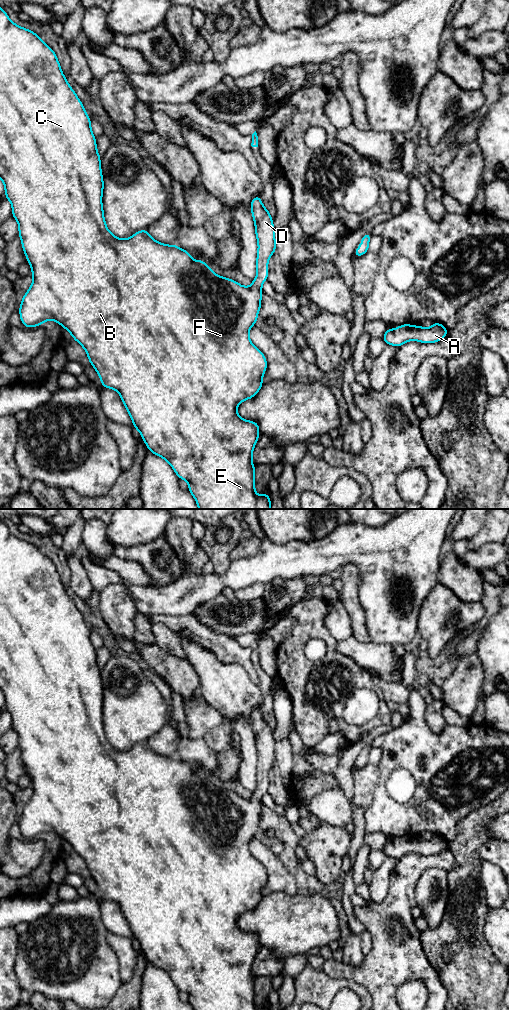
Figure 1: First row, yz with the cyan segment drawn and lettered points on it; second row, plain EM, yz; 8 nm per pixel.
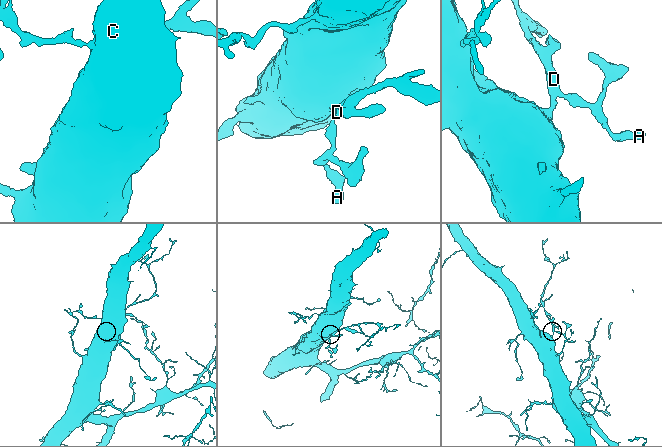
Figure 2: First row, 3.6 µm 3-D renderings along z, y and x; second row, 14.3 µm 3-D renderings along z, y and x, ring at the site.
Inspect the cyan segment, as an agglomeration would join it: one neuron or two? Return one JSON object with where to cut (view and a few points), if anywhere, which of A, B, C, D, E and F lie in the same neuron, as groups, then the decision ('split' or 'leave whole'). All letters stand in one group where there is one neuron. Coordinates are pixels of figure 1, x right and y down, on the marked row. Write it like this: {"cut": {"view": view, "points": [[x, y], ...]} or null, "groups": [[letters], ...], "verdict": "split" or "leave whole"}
{"cut": null, "groups": [["A", "B", "C", "D", "E", "F"]], "verdict": "leave whole"}

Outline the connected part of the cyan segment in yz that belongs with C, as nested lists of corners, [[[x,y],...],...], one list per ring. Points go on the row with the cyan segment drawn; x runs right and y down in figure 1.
[[[0,7],[0,178],[4,183],[5,197],[12,204],[12,217],[18,222],[18,236],[22,241],[27,262],[32,268],[33,277],[33,283],[20,304],[19,314],[23,325],[31,328],[40,326],[46,320],[54,320],[70,332],[72,338],[85,349],[90,364],[101,379],[101,385],[120,394],[134,429],[140,432],[147,448],[153,454],[164,458],[179,479],[188,482],[188,490],[199,509],[271,509],[268,492],[260,496],[255,493],[256,467],[252,464],[252,453],[260,436],[259,424],[239,417],[237,407],[242,401],[253,398],[262,388],[262,377],[267,368],[266,357],[251,343],[249,330],[256,325],[261,308],[262,284],[268,278],[268,259],[276,252],[273,219],[262,204],[260,195],[255,196],[251,201],[251,213],[258,242],[257,274],[250,287],[216,275],[203,260],[193,260],[188,251],[177,245],[166,245],[154,240],[147,229],[137,231],[128,239],[115,237],[104,220],[101,157],[90,124],[91,119],[62,73],[55,52],[36,33],[13,23]]]

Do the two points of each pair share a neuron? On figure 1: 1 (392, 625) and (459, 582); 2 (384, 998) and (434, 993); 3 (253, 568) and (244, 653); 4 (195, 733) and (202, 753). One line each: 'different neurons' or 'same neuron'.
1: different neurons
2: same neuron
3: different neurons
4: different neurons

